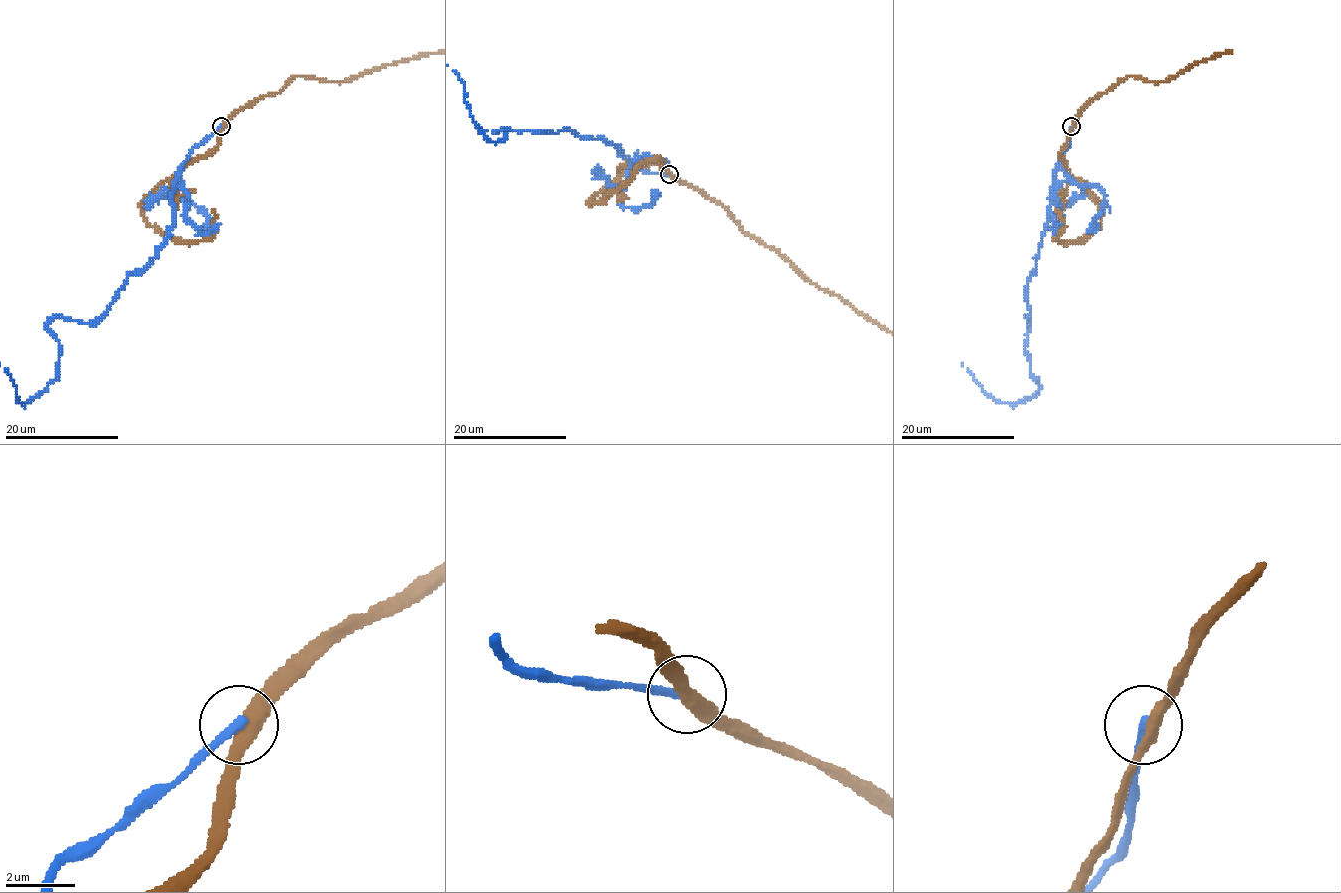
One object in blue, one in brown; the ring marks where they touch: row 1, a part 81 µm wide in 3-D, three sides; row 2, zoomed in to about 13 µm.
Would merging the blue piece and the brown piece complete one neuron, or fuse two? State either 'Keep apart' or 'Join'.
Keep apart

